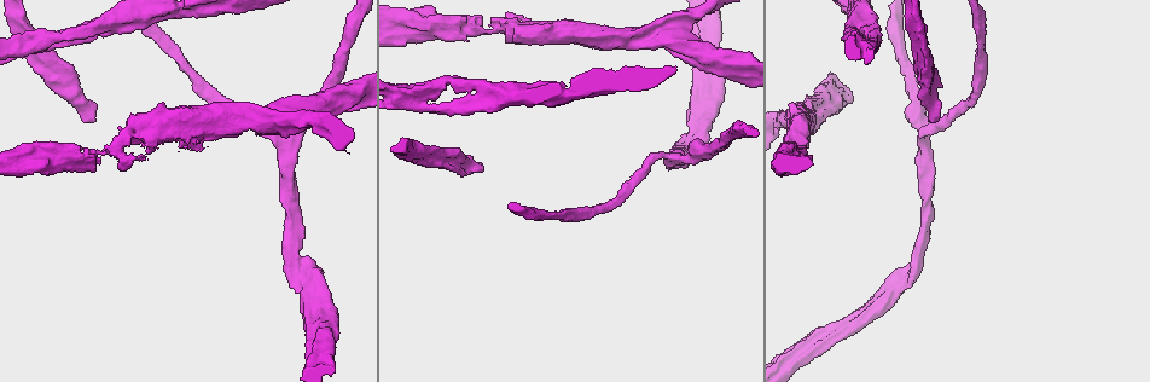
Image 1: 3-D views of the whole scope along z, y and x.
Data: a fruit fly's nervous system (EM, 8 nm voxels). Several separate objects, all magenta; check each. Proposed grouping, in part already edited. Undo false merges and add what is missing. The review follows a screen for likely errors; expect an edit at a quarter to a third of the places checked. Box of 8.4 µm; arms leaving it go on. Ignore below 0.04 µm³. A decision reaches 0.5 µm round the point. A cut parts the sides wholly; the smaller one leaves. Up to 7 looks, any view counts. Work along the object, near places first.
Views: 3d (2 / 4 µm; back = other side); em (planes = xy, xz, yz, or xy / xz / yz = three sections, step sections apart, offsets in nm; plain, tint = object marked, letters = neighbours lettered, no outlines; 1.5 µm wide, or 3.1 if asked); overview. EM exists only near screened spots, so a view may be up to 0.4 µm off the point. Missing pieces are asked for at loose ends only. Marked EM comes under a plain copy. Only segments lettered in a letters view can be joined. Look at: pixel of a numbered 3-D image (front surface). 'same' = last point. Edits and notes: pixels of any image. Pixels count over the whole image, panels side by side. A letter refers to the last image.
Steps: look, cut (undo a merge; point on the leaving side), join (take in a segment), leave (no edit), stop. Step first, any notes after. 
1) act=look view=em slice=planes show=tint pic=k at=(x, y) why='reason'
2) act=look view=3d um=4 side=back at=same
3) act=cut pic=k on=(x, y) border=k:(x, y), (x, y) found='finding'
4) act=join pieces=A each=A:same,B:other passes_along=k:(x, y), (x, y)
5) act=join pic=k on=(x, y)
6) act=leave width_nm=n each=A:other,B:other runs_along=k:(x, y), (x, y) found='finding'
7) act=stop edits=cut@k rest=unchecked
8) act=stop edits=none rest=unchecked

act=look view=em slice=planes show=tint pic=1 at=(103, 23) why='three arms meet'

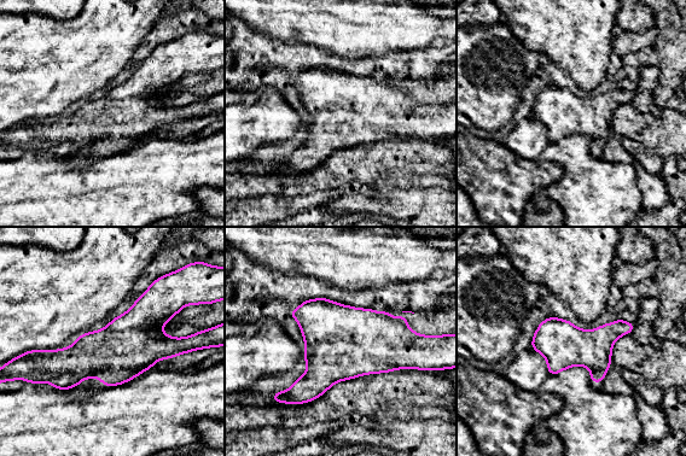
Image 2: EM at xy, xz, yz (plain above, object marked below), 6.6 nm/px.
act=look view=em slice=planes show=letters at=same why='see the neighbours'

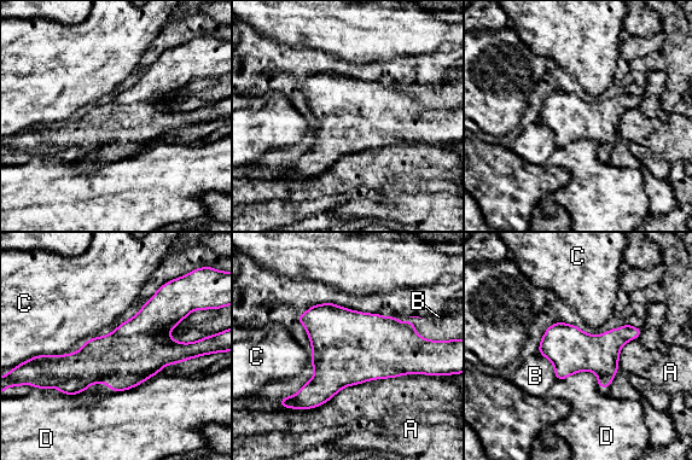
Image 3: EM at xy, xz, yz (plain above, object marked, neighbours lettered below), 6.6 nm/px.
act=leave each=A:other,B:other,C:other,D:other found='one neuron here'

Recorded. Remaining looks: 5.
act=look view=3d um=4 pic=1 at=(58, 160) why='branch point'

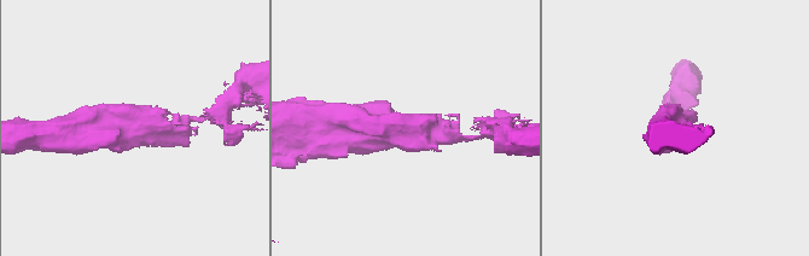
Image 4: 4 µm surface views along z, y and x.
act=look view=em slice=planes show=letters pic=4 at=(134, 128) why='now the EM'

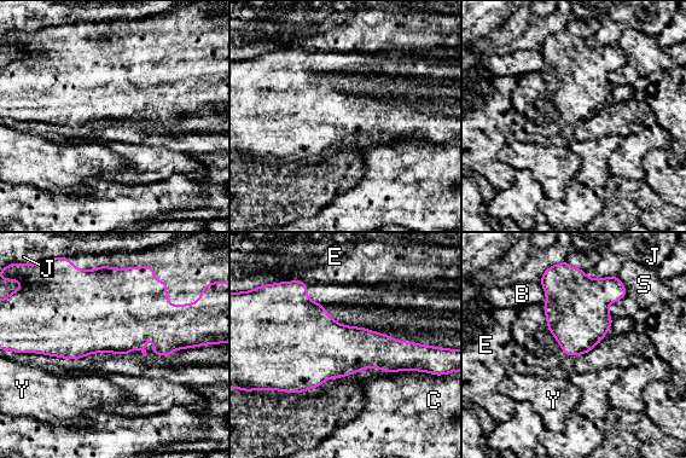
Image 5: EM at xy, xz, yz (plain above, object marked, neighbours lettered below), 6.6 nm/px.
act=leave each=B:other,C:other,E:other,J:other,S:other,Y:other border=5:(540, 280), (546, 296) found='all the same neuron'

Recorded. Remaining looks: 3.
act=look view=3d um=2 pic=1 at=(94, 119) why='branch stops here'

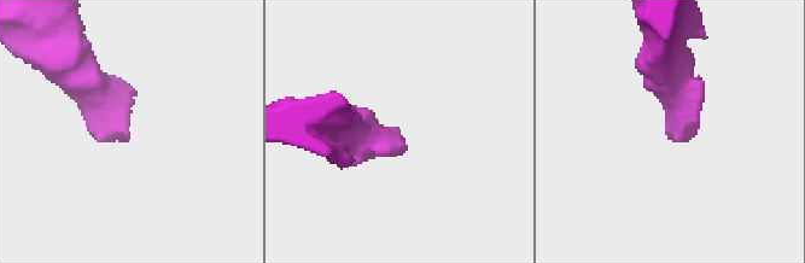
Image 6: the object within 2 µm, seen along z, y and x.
act=look view=em slice=planes show=letters pic=6 at=(125, 138) why='need the tissue'

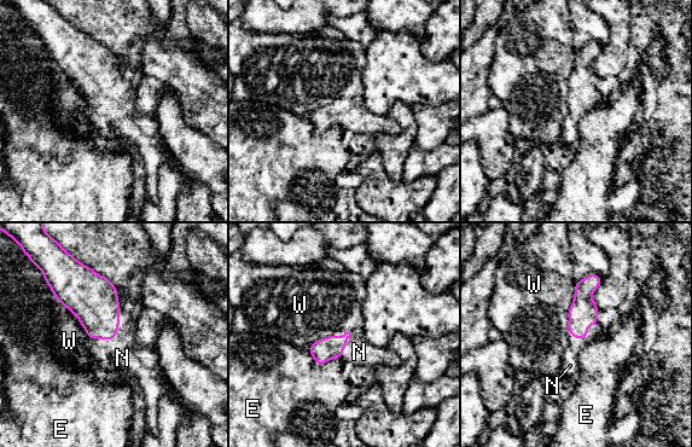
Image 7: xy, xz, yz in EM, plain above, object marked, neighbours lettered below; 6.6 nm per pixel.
act=join pieces=N each=E:other,N:same,W:other passes_along=7:(94, 302), (116, 332), (122, 358) found='the neuron continues'

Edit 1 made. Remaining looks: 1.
act=stop edits=join@7 rest=unchecked

